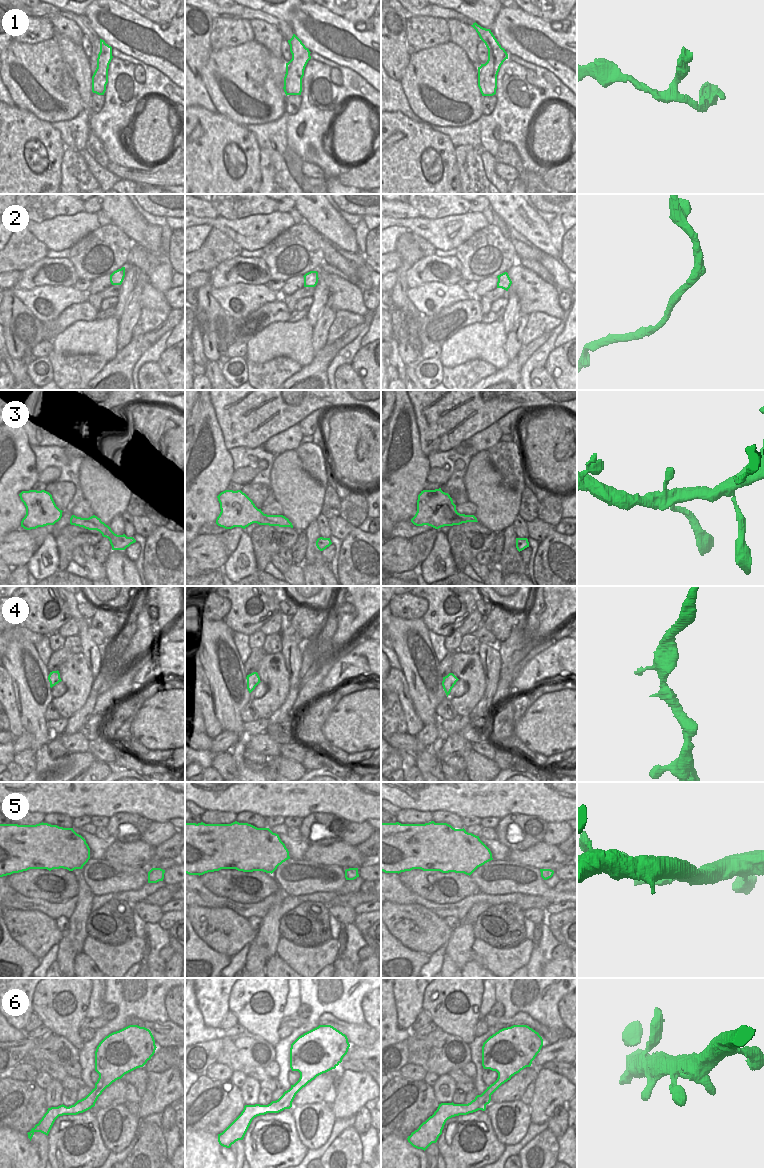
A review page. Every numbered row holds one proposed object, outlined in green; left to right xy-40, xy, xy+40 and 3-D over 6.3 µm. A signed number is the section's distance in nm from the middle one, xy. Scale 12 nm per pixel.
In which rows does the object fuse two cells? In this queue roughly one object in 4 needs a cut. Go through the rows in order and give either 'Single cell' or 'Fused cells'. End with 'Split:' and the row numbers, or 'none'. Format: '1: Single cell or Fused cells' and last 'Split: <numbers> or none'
1: Single cell
2: Single cell
3: Single cell
4: Single cell
5: Single cell
6: Single cell
Split: none

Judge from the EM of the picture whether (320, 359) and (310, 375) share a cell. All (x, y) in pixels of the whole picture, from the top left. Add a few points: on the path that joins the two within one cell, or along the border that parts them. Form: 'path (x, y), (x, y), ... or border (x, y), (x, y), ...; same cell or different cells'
path (320, 363), (314, 371); same cell

